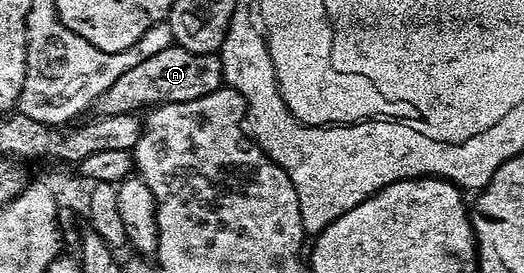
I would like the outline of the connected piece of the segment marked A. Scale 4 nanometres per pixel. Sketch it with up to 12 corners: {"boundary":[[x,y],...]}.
{"boundary":[[172,46],[127,70],[100,115],[203,98],[225,84],[220,55]]}

